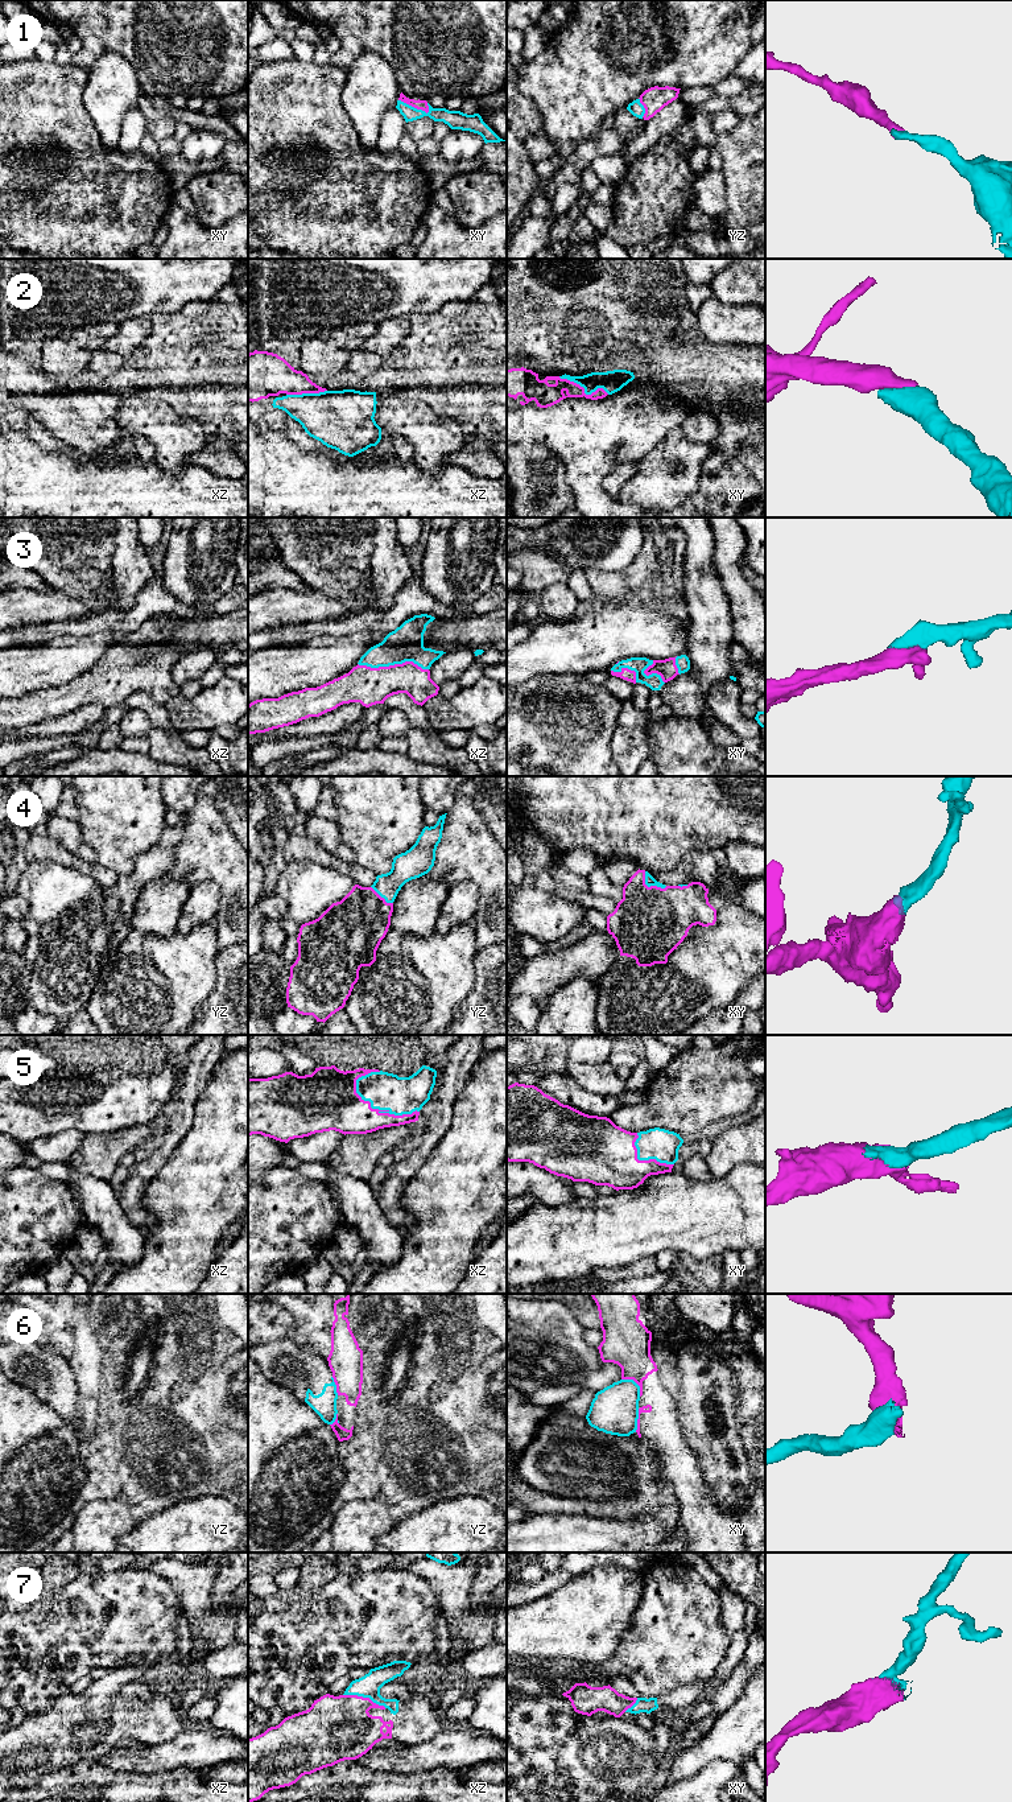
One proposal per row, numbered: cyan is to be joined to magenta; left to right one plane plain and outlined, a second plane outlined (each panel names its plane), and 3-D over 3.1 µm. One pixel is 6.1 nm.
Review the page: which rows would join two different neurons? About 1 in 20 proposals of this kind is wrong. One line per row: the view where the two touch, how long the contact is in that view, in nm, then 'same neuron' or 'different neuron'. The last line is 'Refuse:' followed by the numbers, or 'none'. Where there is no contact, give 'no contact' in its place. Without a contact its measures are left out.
1: xy | 200 nm | same neuron
2: xy | 320 nm | same neuron
3: xz | 440 nm | same neuron
4: xy | 170 nm | same neuron
5: xz | 440 nm | same neuron
6: xy | 160 nm | different neuron
7: xz | 280 nm | same neuron
Refuse: 6

